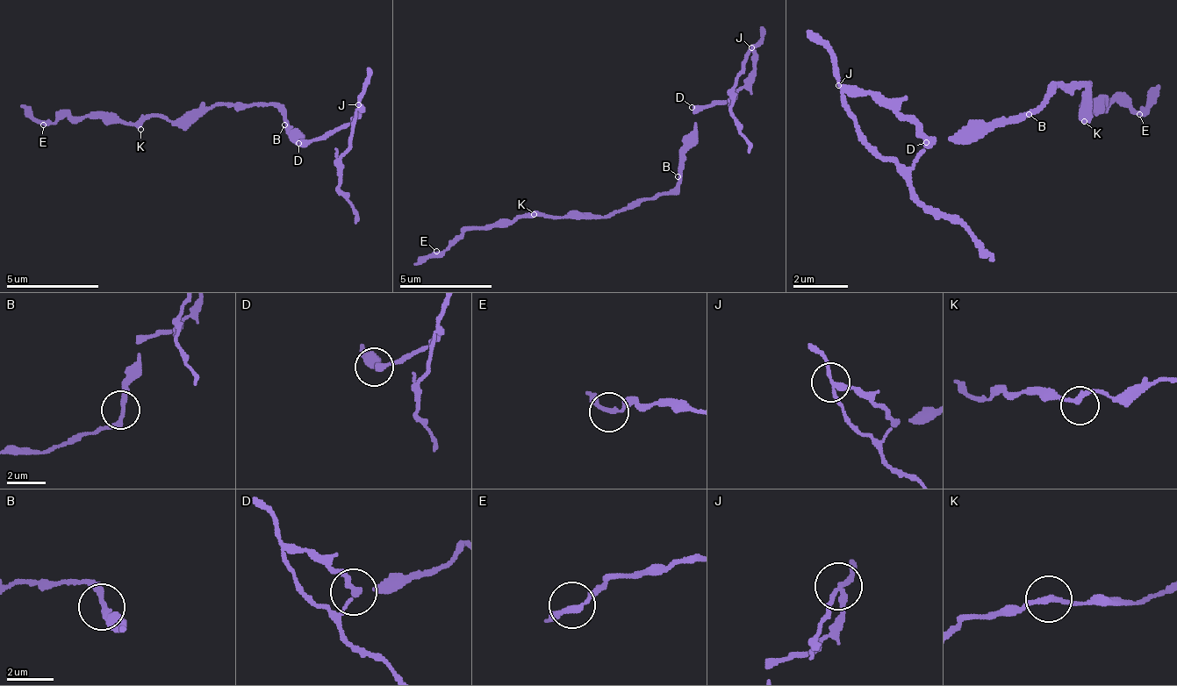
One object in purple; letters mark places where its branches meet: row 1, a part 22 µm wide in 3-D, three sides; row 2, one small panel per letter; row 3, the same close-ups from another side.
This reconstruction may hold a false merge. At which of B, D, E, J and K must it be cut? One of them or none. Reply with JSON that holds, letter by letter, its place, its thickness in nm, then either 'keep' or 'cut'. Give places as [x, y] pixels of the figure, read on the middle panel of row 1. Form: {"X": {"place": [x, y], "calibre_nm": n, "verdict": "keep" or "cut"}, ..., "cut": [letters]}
{"B": {"place": [678, 176], "calibre_nm": 190, "verdict": "keep"}, "D": {"place": [692, 107], "calibre_nm": 190, "verdict": "keep"}, "E": {"place": [436, 251], "calibre_nm": 220, "verdict": "keep"}, "J": {"place": [751, 47], "calibre_nm": 190, "verdict": "cut"}, "K": {"place": [534, 214], "calibre_nm": 220, "verdict": "keep"}, "cut": ["J"]}

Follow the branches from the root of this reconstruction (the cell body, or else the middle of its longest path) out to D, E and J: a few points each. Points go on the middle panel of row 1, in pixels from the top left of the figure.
D: (682, 172), (682, 139), (696, 125), (696, 111), (692, 107)
E: (682, 172), (669, 190), (608, 214), (501, 218), (487, 228), (463, 228), (436, 251)
J: (682, 172), (682, 139), (696, 125), (696, 111), (724, 102), (742, 83), (742, 79), (752, 69), (752, 46)

